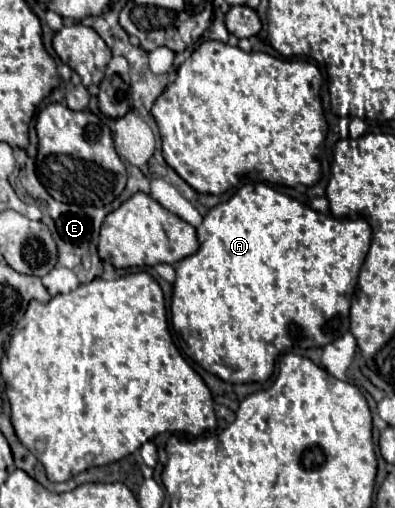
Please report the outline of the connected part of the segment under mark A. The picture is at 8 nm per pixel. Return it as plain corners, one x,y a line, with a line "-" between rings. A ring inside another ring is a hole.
254,183
254,185
244,185
232,199
210,209
210,213
204,217
202,225
196,231
198,231
200,249
194,255
190,255
174,265
176,281
174,281
170,313
172,313
172,327
182,339
182,351
194,363
198,363
202,369
206,369
208,373
212,373
228,383
264,383
272,375
276,357
280,353
296,349
296,355
304,355
308,349
328,345
328,343
336,341
340,335
348,333
348,329
350,329
350,301
356,291
360,267
366,259
370,241
372,241
372,229
364,219
352,221
352,219
338,219
332,215
324,215
324,213
310,209
308,205
302,205
300,201
296,201
284,193
278,193
276,189
272,189
264,183

